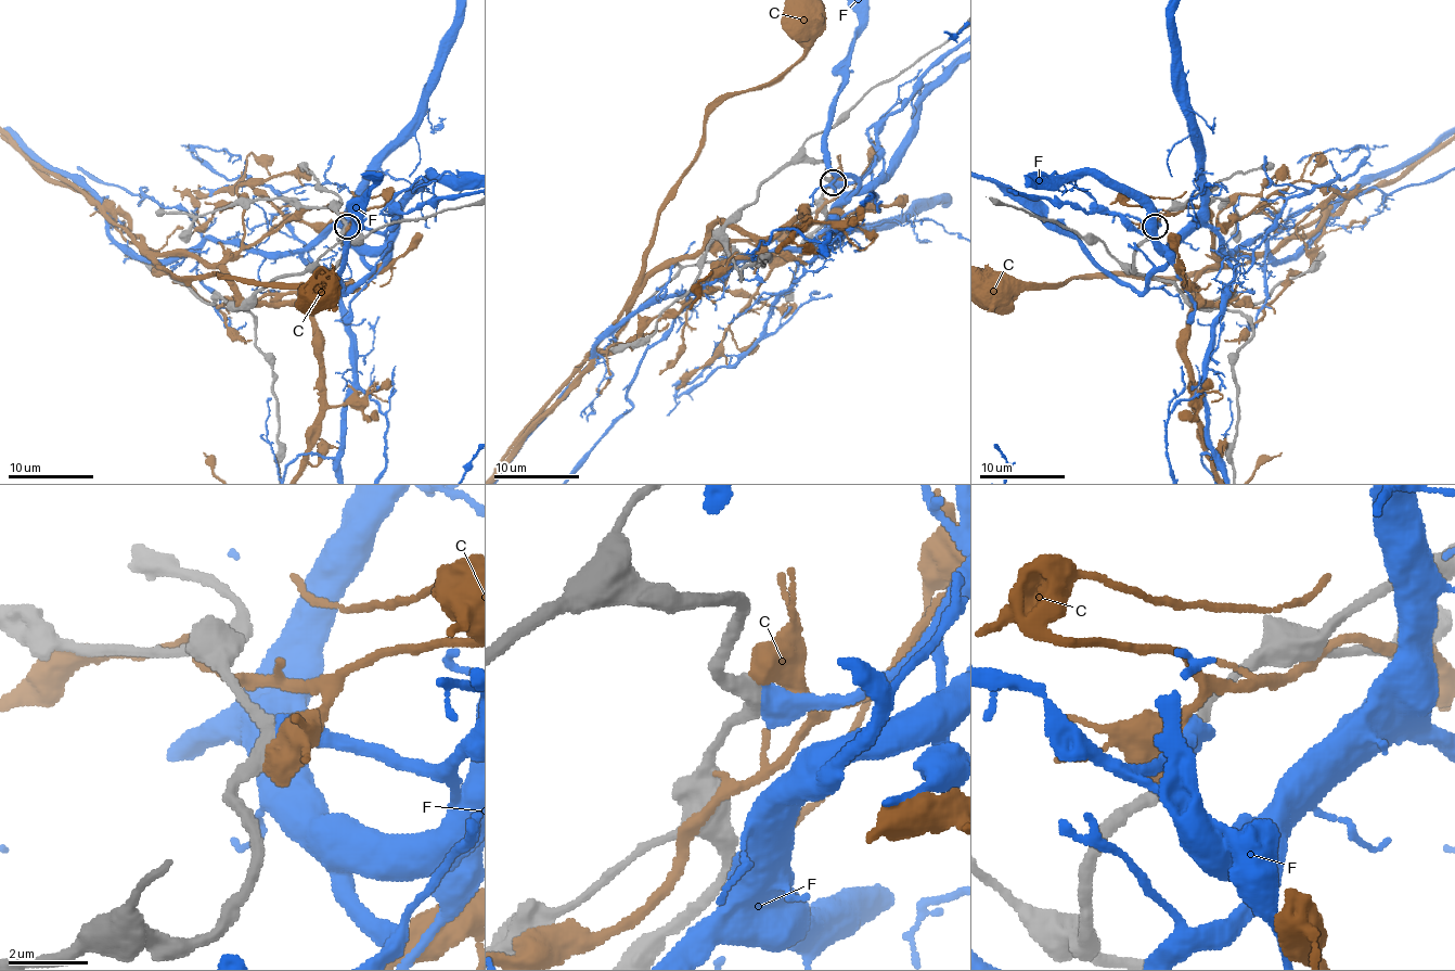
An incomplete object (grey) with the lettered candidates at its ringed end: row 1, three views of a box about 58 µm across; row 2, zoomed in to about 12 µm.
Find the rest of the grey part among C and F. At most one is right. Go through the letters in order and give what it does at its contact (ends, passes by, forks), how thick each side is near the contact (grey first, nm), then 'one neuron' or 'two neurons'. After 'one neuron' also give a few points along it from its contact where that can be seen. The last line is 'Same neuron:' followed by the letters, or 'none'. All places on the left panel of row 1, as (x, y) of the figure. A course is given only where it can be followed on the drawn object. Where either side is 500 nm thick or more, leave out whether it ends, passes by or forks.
C: calibres 460 and 800 nm; two neurons
F: calibres 460 and 700 nm; one neuron; course (348, 227), (385, 242), (344, 291), (342, 246), (374, 182), (365, 165)
Same neuron: F

